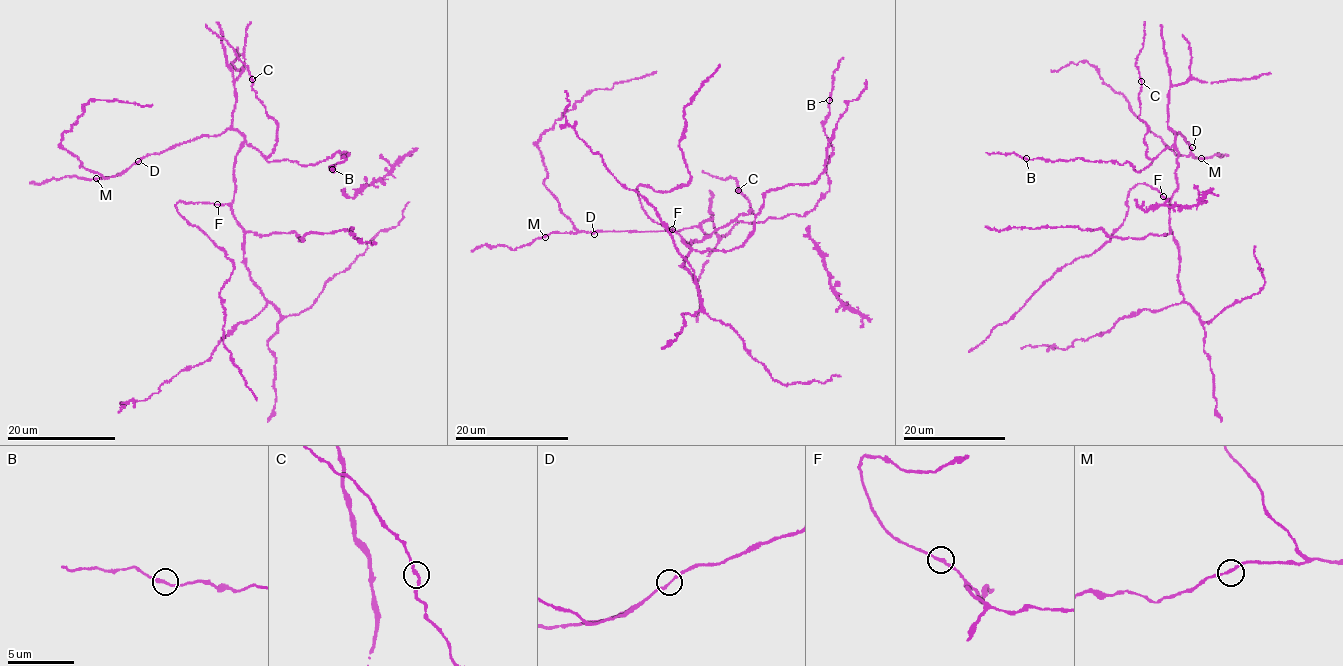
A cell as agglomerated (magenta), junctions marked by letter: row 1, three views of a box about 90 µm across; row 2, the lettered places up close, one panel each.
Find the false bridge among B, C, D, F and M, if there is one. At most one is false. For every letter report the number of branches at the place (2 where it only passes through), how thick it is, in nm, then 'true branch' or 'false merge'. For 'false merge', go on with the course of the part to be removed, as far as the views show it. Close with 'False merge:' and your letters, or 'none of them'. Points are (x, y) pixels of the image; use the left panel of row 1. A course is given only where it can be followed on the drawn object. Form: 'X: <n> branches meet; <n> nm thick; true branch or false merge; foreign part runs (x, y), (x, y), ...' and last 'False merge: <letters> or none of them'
B: 2 branches meet; 190 nm thick; true branch
C: 2 branches meet; 190 nm thick; true branch
D: 2 branches meet; 200 nm thick; true branch
F: 2 branches meet; 190 nm thick; true branch
M: 2 branches meet; 190 nm thick; true branch
False merge: none of them

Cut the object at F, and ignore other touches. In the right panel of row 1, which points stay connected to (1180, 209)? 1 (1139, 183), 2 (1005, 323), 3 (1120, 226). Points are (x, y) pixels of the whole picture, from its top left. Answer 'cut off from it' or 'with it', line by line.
1: cut off from it
2: cut off from it
3: cut off from it

